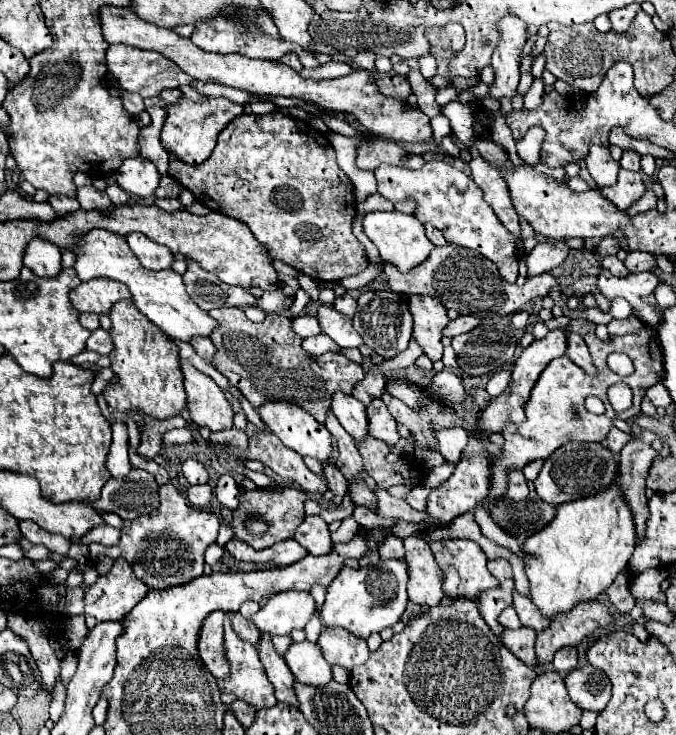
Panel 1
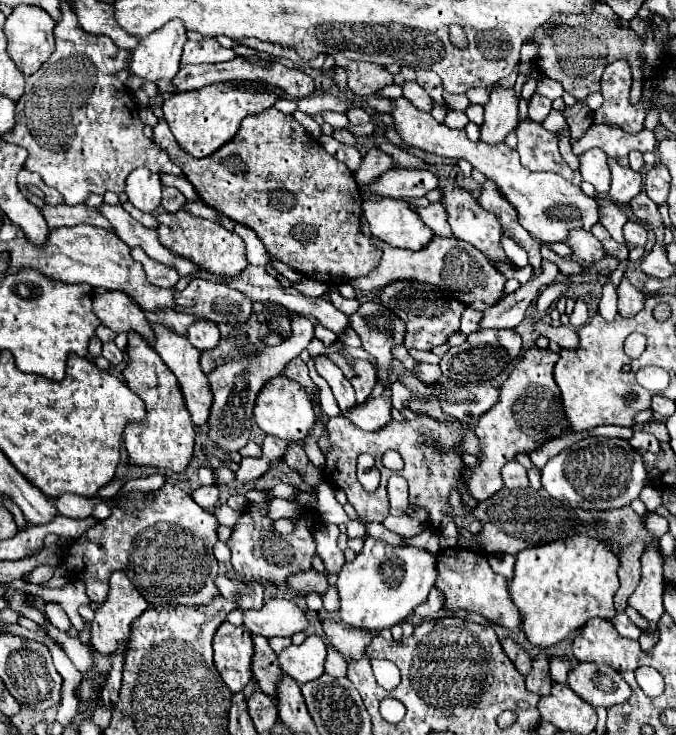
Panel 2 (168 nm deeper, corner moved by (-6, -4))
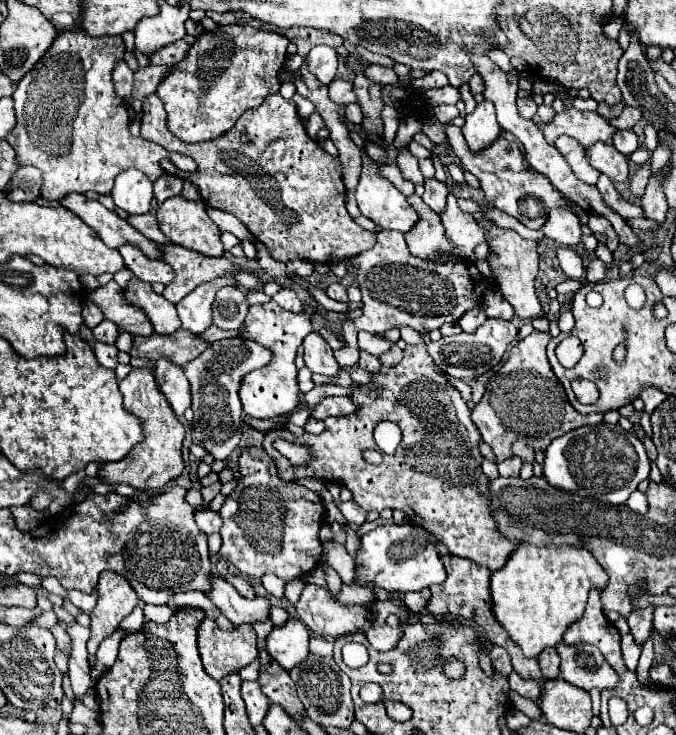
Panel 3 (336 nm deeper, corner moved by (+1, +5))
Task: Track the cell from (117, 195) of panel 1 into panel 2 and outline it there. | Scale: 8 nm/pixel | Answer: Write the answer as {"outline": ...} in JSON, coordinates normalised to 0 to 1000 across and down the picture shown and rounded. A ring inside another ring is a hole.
{"outline":[[[182,275],[179,278],[203,302],[209,302],[212,307],[217,307],[217,310],[232,310],[232,299],[229,299],[229,294],[223,294],[223,291],[212,291],[209,286],[200,286],[200,280],[194,280],[194,275]]]}

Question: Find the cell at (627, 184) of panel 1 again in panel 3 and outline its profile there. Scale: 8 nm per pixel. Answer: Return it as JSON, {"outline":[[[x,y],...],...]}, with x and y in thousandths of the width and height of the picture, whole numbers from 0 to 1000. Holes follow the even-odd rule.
{"outline":[[[891,192],[882,197],[873,197],[867,203],[870,222],[885,230],[888,235],[899,238],[908,249],[923,249],[929,246],[929,222],[926,211],[920,211],[911,200],[893,197]]]}

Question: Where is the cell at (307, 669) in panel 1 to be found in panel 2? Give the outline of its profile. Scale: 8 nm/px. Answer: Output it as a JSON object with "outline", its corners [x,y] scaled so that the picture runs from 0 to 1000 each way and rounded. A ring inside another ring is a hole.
{"outline":[[[454,865],[442,879],[428,879],[413,890],[413,903],[422,917],[436,922],[442,931],[460,928],[481,917],[484,879],[472,865]]]}

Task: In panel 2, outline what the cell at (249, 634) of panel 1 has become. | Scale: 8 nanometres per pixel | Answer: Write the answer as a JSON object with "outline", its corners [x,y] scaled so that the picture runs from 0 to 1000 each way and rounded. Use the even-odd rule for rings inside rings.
{"outline":[[[374,865],[374,898],[371,898],[371,912],[374,912],[374,922],[380,925],[383,936],[398,944],[407,947],[407,936],[410,928],[416,925],[416,909],[410,901],[410,890],[401,884],[395,868],[389,865]]]}

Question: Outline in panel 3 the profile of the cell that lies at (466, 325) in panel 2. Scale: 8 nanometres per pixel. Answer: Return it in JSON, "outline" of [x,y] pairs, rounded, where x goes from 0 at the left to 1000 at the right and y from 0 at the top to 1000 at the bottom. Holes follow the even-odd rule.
{"outline":[[[704,418],[704,420],[692,423],[692,426],[680,434],[680,445],[683,445],[683,450],[695,453],[695,450],[701,450],[704,445],[710,445],[710,439],[716,439],[716,437],[719,437],[716,420],[713,420],[713,418]]]}

